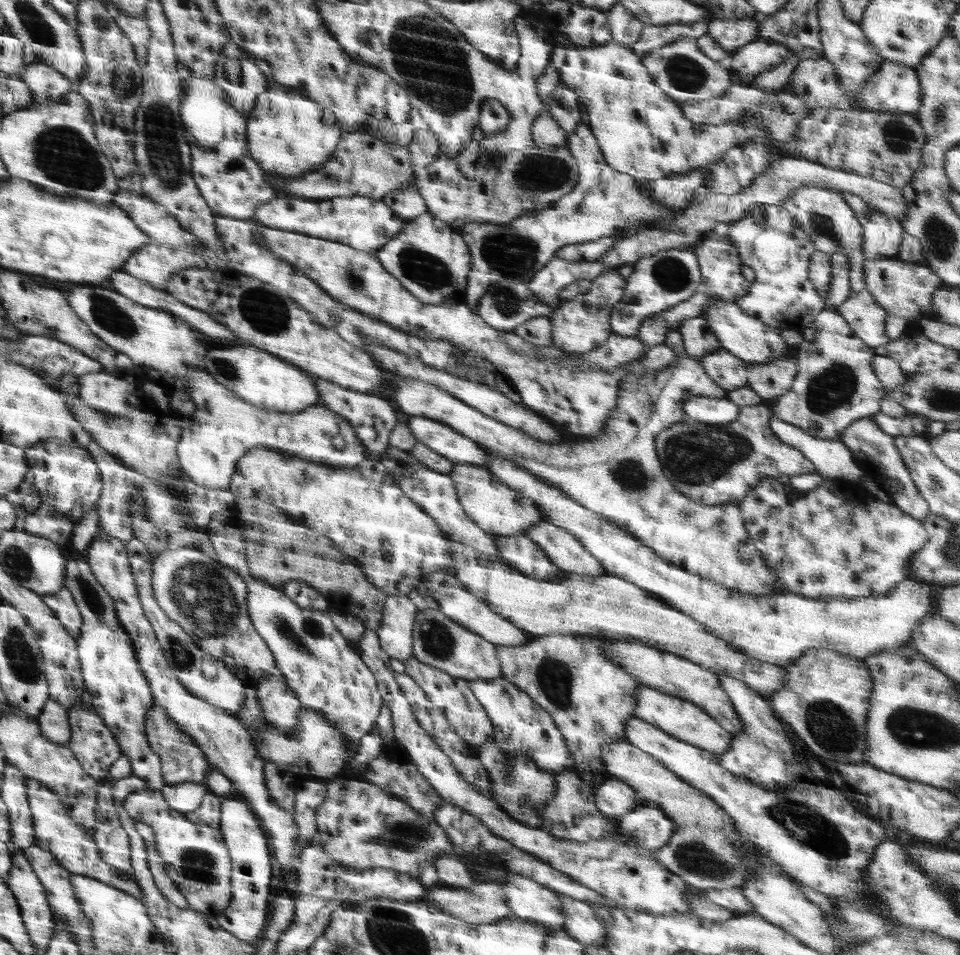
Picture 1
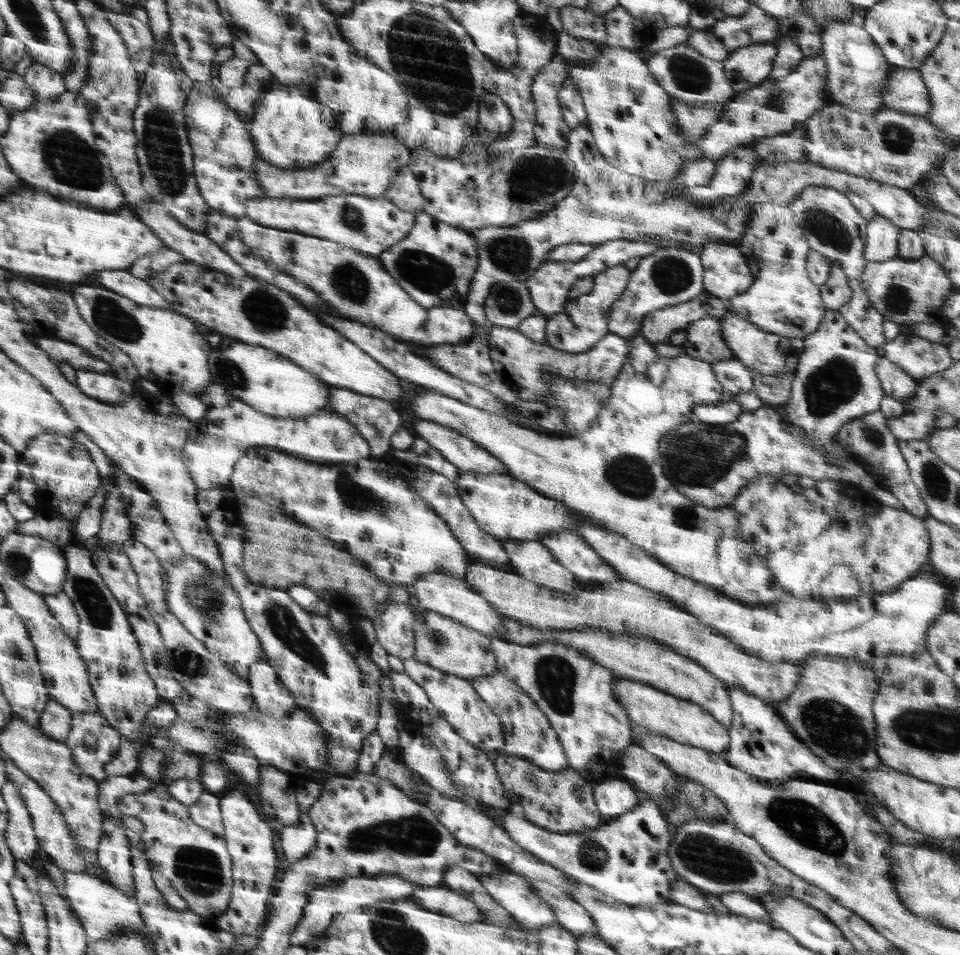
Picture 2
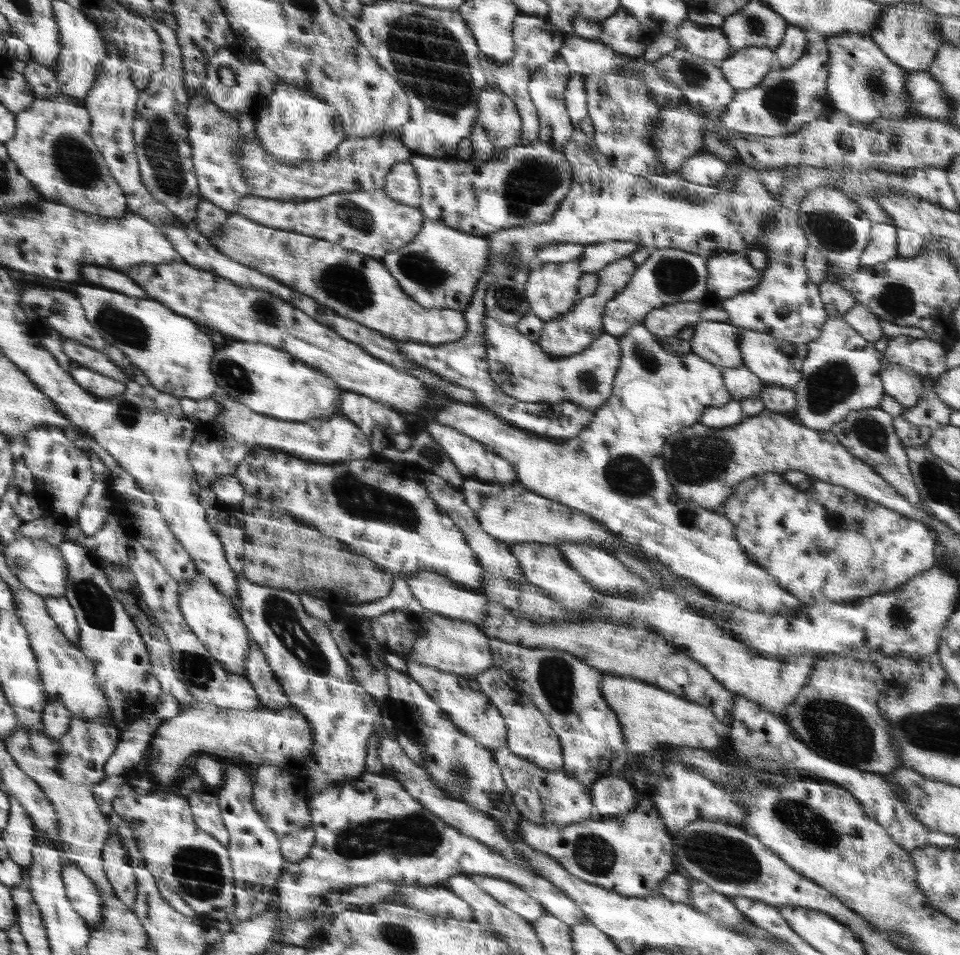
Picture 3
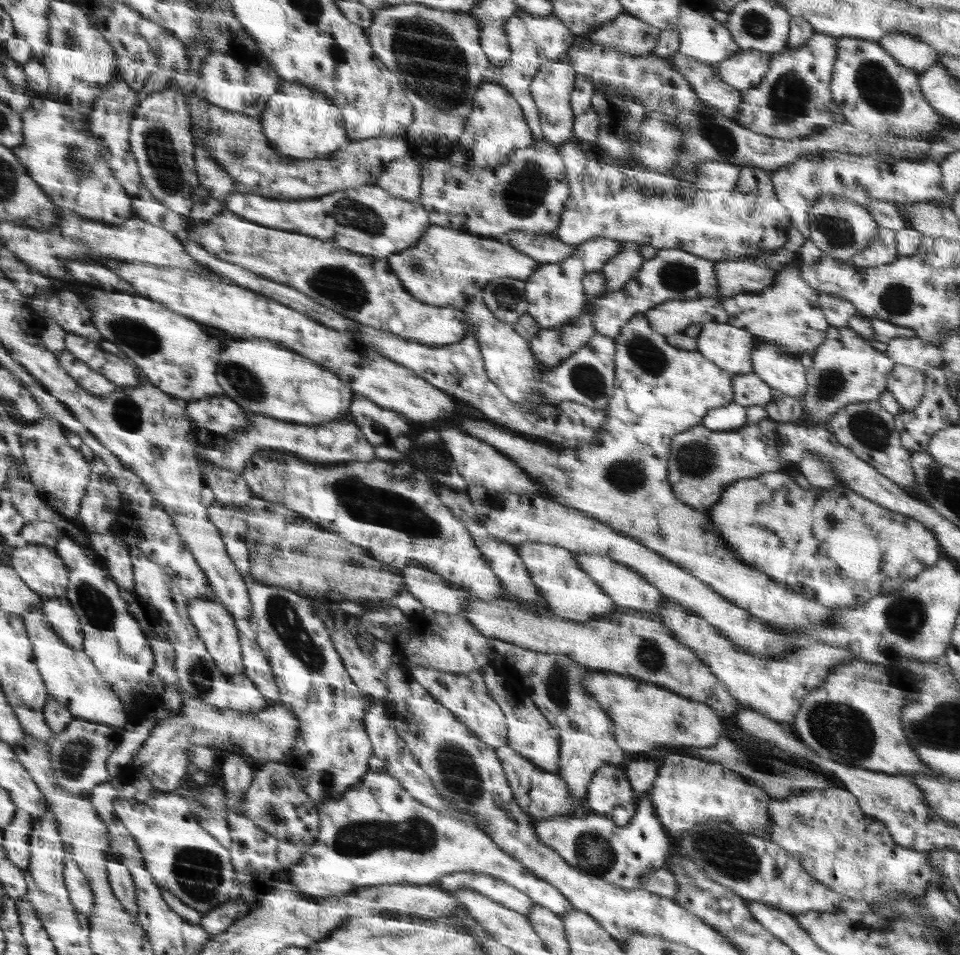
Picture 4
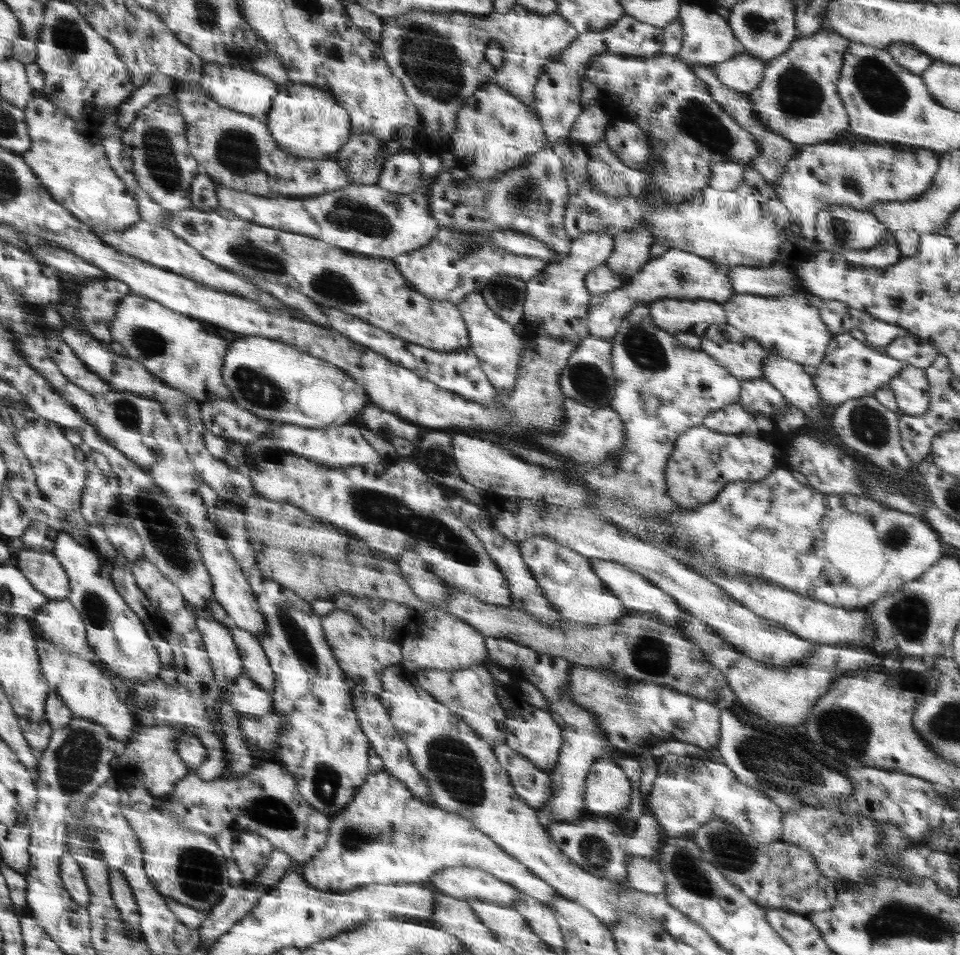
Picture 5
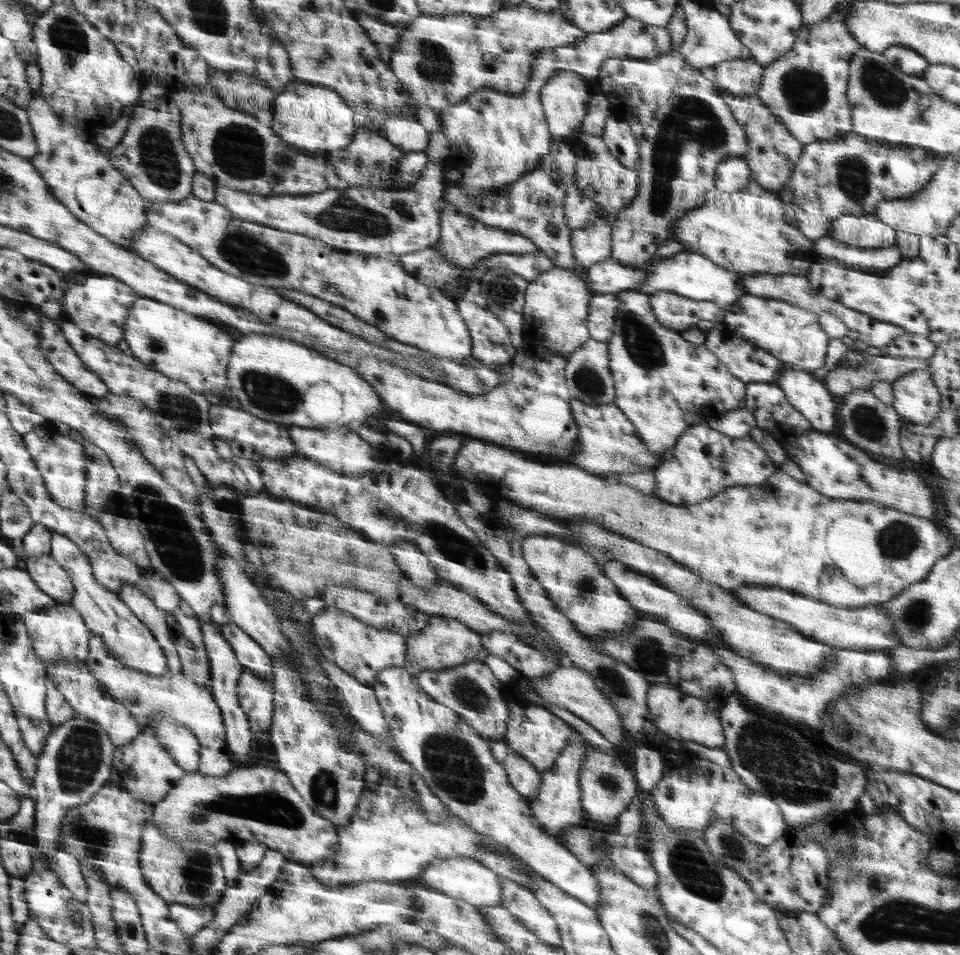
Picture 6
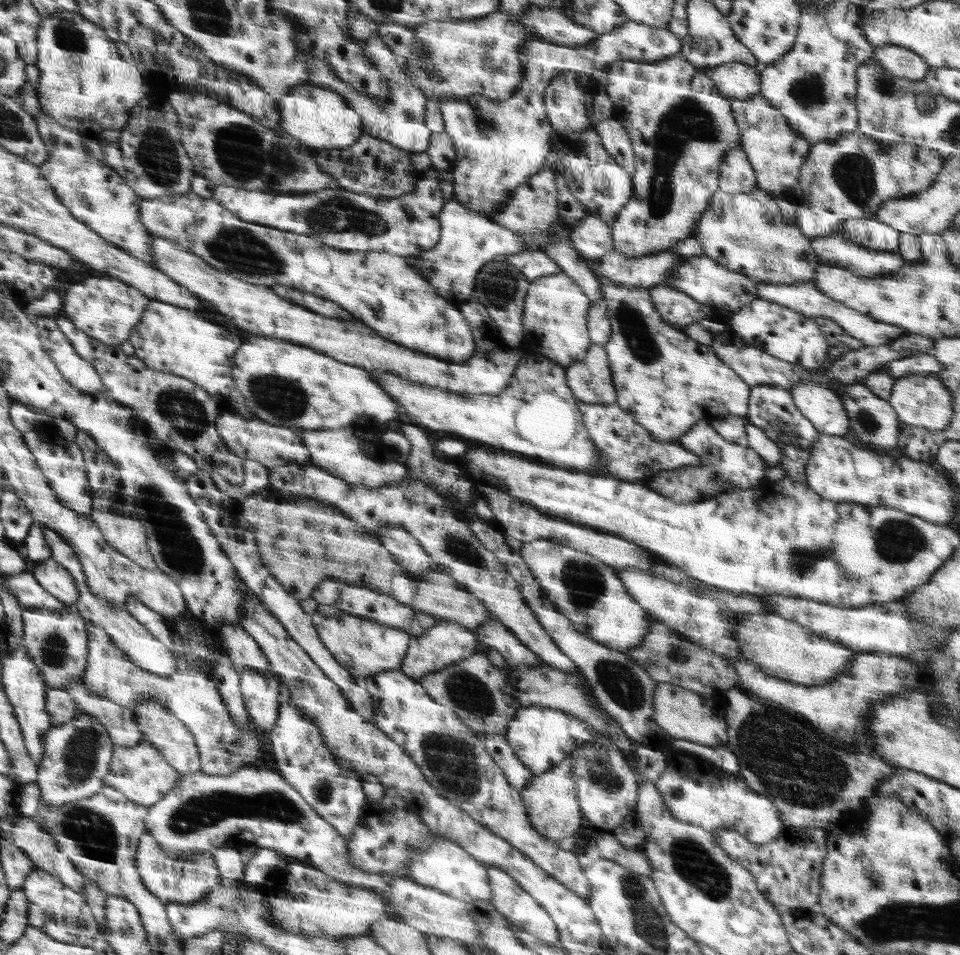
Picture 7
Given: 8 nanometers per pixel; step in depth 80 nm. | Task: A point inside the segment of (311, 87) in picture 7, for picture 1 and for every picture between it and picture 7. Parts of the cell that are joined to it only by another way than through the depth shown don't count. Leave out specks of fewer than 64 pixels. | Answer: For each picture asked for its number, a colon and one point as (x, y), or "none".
1: (289, 134)
2: (290, 129)
3: (295, 126)
4: (301, 123)
5: (310, 123)
6: (313, 118)

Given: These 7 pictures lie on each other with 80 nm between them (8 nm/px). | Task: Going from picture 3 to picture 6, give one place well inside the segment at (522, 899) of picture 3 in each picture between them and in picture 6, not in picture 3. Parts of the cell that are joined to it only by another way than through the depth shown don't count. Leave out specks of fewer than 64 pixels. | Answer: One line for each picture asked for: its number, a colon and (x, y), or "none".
4: (496, 889)
5: (464, 882)
6: (465, 878)

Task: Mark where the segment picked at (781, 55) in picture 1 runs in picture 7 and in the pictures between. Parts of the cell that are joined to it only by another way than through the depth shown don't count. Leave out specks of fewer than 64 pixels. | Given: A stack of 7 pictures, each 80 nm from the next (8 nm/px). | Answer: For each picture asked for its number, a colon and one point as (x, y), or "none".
2: (746, 68)
3: (744, 69)
4: (746, 69)
5: (743, 73)
6: (738, 77)
7: (734, 80)

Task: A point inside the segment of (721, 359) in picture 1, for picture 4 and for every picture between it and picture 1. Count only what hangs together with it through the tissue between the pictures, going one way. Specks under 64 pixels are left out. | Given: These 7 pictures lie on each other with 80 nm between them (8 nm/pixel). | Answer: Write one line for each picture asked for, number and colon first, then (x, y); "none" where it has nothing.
2: (735, 377)
3: (741, 382)
4: (748, 389)

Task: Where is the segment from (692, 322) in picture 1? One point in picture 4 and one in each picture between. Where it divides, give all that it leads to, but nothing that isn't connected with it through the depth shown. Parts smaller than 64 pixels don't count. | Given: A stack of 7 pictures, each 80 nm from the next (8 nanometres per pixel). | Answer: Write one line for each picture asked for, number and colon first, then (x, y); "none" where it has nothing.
2: (704, 340)
3: (715, 341)
4: (729, 347)

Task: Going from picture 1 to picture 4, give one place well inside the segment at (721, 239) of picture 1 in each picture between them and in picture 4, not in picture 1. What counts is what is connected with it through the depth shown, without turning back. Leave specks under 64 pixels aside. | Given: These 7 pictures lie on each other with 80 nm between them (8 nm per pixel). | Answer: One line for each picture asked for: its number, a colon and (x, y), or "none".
2: (726, 274)
3: (730, 273)
4: (734, 277)

